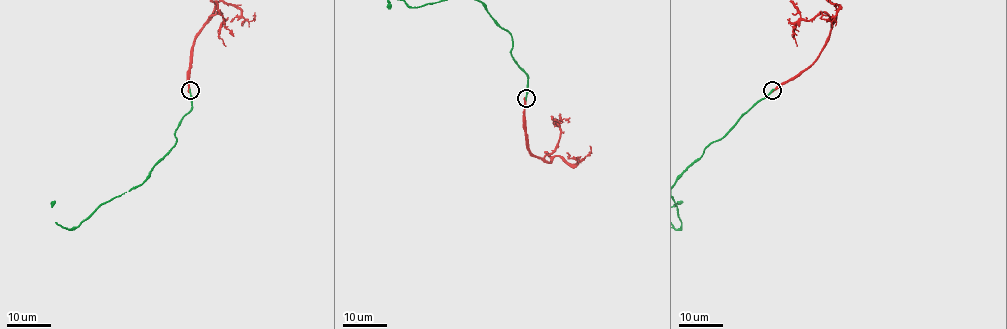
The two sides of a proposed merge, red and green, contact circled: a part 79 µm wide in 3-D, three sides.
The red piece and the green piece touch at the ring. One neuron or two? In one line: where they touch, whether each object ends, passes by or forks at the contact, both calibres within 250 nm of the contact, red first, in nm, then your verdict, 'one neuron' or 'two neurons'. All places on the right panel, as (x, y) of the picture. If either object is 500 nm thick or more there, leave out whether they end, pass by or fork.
(772, 90) | red ends | green ends | 360/280 nm | two neurons

